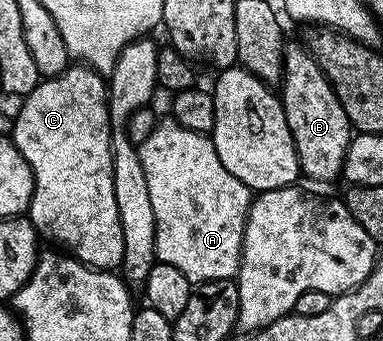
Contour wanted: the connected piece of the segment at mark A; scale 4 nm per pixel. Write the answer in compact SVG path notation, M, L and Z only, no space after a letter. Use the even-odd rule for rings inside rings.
M161 119L154 126L154 131L151 132L150 138L146 138L146 142L139 144L138 151L142 158L142 170L146 170L146 186L150 186L150 202L154 205L157 261L162 264L175 266L177 270L182 270L182 274L186 274L186 278L193 286L205 284L206 282L214 282L215 280L233 279L240 270L244 227L248 221L248 207L252 204L252 197L254 195L252 189L247 188L242 182L238 182L238 178L234 178L230 174L230 170L226 170L226 166L222 166L222 158L218 158L218 150L214 150L214 142L212 141L211 135L203 132L195 132L194 130L186 130L186 126L182 126L174 119Z

